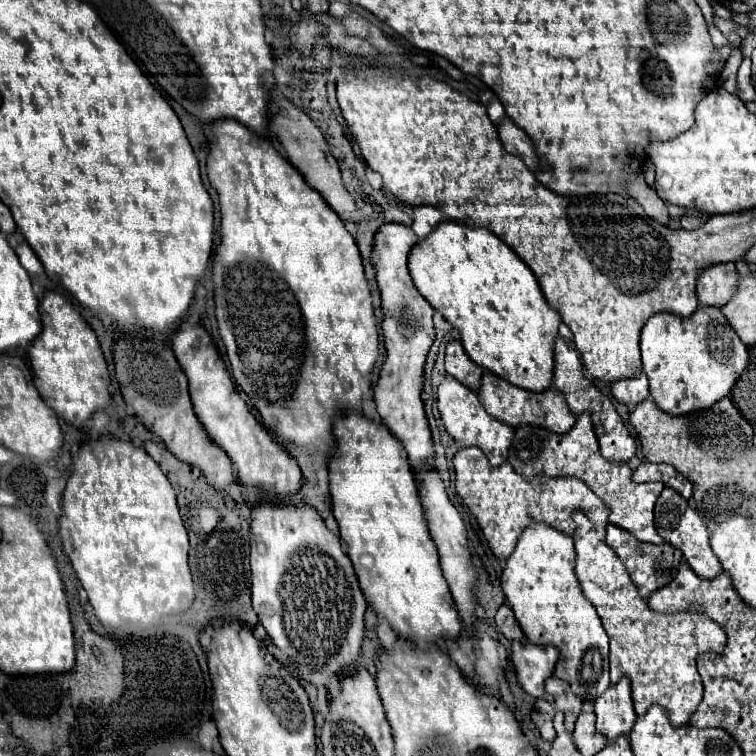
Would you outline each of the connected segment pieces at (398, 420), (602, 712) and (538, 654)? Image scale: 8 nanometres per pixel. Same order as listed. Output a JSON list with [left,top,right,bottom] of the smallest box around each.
[[372,224,436,474],[594,676,636,740],[512,642,560,702]]

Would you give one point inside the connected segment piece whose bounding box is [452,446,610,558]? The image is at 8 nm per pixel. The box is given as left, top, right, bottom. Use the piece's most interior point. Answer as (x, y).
(504, 503)

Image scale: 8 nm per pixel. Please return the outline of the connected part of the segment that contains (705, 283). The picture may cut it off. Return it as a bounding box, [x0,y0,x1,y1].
[696,262,738,306]

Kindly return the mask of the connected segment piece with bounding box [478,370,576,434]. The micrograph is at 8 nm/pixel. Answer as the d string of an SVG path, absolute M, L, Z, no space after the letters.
M488 370L482 376L482 386L478 390L478 398L480 398L482 406L488 410L488 414L492 414L500 422L514 426L514 428L520 426L520 424L532 424L532 426L548 428L556 434L566 434L576 422L576 416L570 412L564 394L558 392L556 388L550 386L546 392L522 390L522 388L506 382L504 378L496 376L494 372L488 372Z

